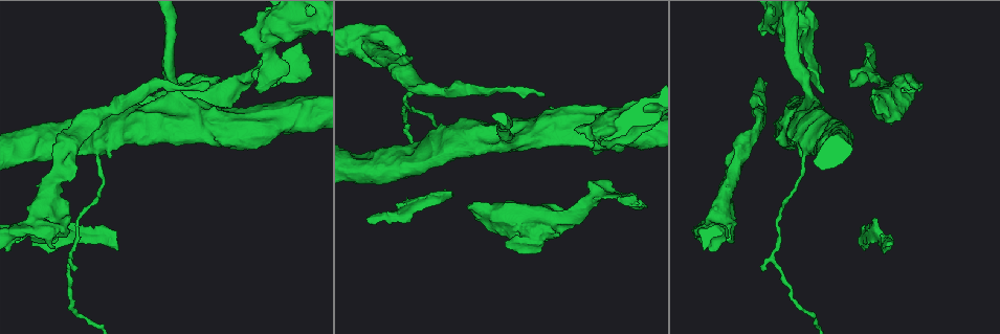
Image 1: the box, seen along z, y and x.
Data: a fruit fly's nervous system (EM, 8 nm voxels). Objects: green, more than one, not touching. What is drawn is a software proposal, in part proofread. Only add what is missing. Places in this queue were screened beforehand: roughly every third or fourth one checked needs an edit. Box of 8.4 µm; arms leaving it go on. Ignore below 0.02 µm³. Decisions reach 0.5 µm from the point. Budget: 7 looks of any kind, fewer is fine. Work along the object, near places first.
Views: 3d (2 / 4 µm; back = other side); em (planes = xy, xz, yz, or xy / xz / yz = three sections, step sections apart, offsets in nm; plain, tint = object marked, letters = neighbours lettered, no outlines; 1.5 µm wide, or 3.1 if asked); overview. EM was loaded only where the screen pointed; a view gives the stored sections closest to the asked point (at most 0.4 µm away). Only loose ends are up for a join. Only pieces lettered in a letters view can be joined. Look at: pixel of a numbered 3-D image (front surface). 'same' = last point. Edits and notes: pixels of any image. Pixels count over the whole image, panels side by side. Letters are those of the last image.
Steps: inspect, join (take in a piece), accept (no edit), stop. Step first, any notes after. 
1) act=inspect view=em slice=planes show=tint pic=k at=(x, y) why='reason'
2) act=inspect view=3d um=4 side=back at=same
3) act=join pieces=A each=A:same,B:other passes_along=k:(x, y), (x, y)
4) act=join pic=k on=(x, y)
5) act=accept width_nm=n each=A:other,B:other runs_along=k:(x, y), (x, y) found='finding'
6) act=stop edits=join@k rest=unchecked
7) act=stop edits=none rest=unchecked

act=inspect view=3d um=2 pic=1 at=(541, 94) why='long arm stops here'

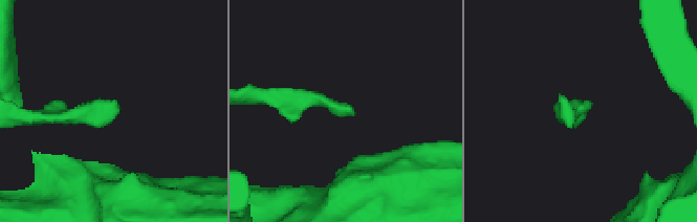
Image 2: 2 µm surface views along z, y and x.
act=inspect view=em um=3.1 slice=planes show=tint pic=2 at=(350, 106)

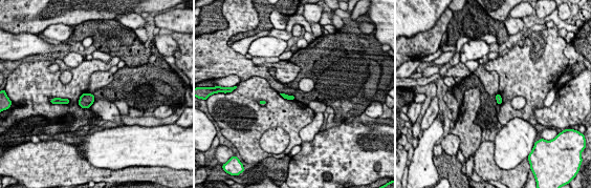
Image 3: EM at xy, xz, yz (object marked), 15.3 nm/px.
act=inspect view=em um=3.1 slice=planes show=letters at=same

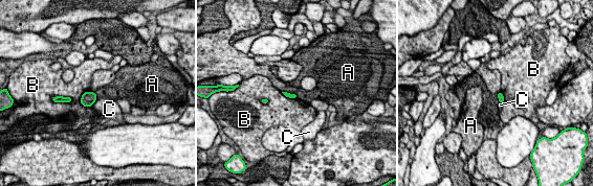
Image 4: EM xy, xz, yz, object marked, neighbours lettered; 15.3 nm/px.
act=accept longest_contact=A:280nm each=A:other,B:other,C:other border=4:(282, 91), (294, 93), (298, 97) found='no lettered piece goes on from it'

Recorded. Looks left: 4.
act=inspect view=3d um=2 pic=1 at=(411, 92) why='an open end'

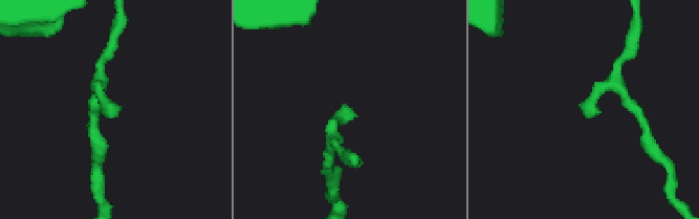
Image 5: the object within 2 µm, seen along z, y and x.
act=inspect view=em slice=planes show=tint pic=5 at=(112, 117) why='shape alone is not enough'

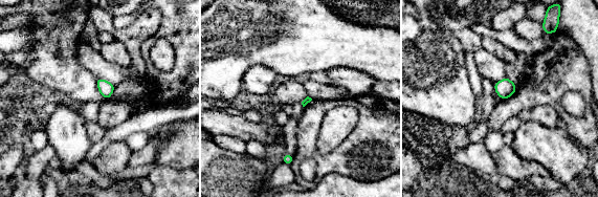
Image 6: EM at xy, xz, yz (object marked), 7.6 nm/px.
act=inspect view=em slice=planes show=letters at=same

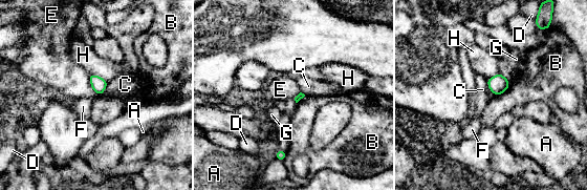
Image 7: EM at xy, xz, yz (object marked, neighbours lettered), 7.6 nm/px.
act=accept each=A:other,B:other,C:other,D:other,E:other,F:other,G:other,H:other found='none of them fits'

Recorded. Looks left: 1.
act=inspect view=em slice=planes show=letters pic=1 at=(367, 218) why='an open end'

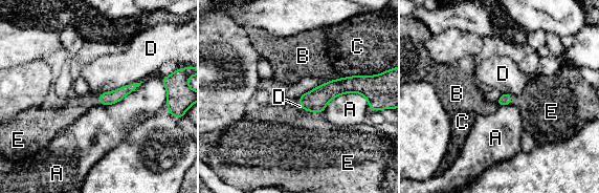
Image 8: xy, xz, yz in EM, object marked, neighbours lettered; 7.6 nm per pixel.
act=join pieces=E each=A:other,B:other,C:other,D:other,E:same found='it goes on there'

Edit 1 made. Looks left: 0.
act=stop edits=join@8 rest=unchecked

